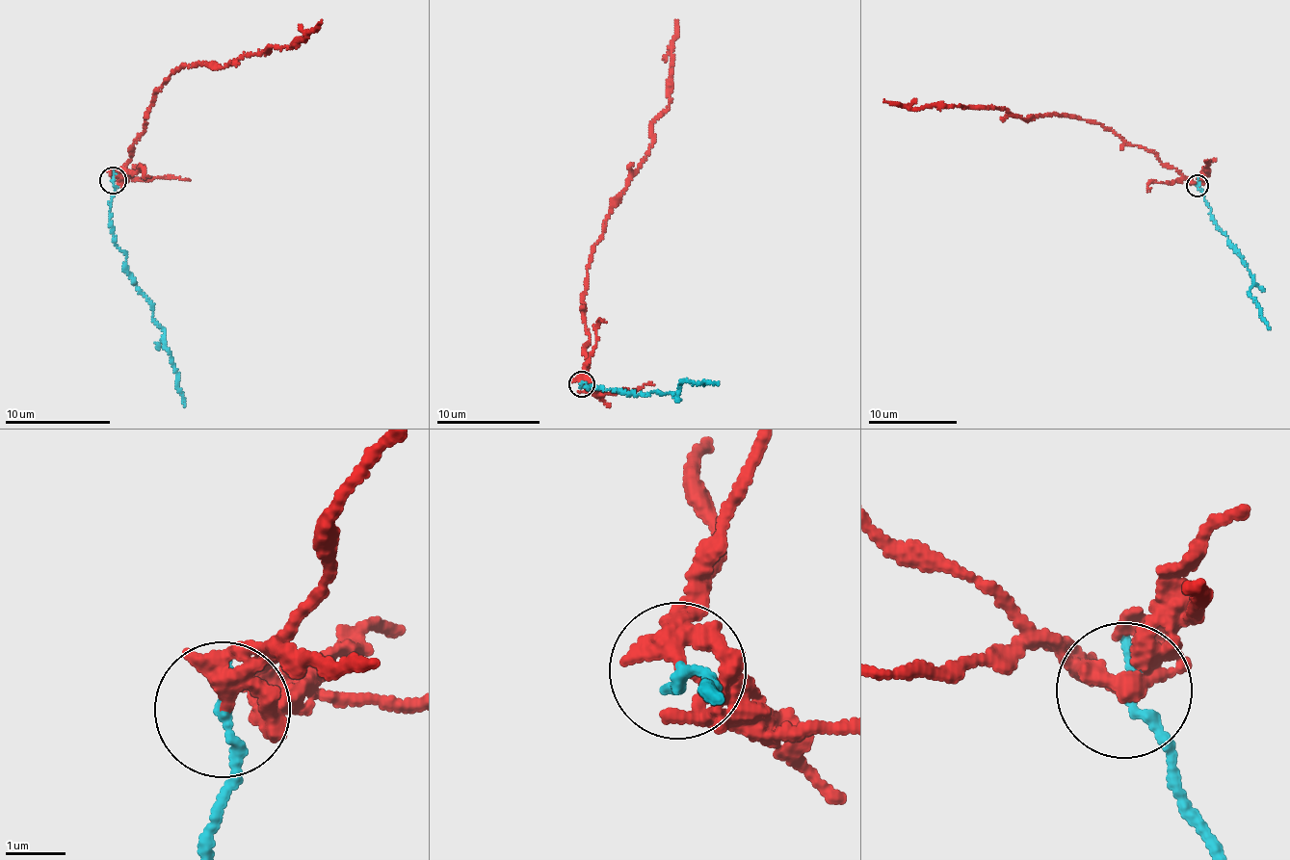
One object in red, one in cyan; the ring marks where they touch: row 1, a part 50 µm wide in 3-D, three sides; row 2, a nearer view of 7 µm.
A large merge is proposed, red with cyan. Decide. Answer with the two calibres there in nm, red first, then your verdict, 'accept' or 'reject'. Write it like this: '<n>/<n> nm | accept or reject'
200/220 nm | reject

